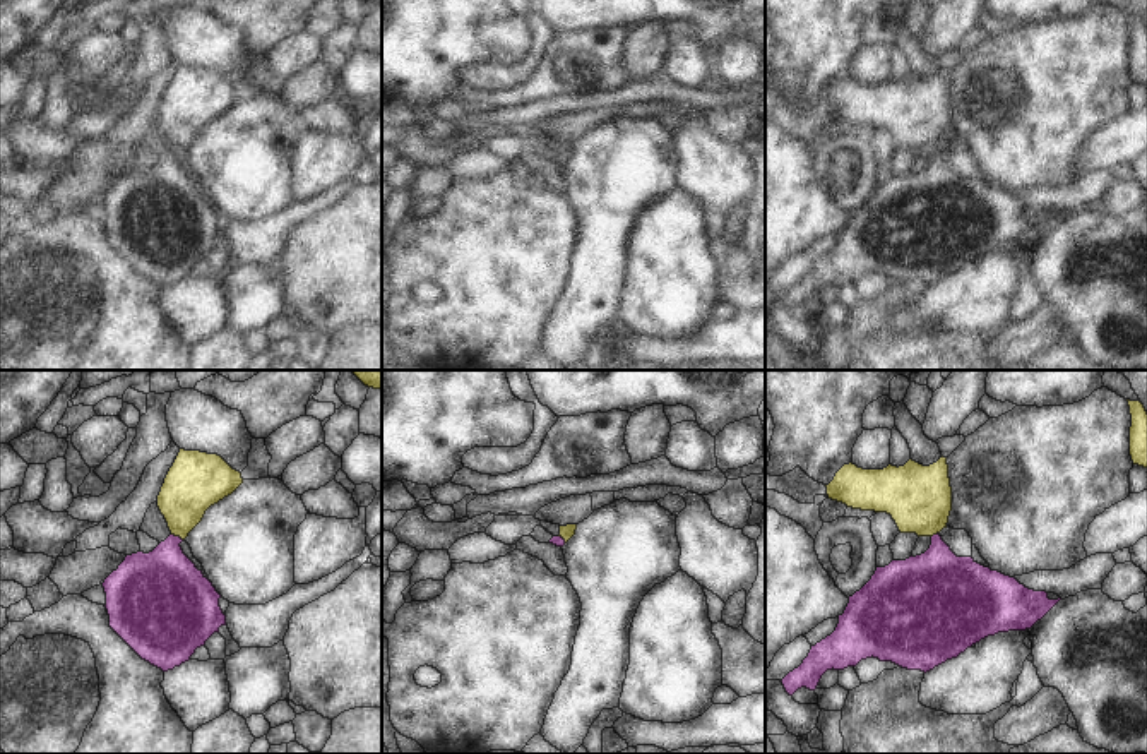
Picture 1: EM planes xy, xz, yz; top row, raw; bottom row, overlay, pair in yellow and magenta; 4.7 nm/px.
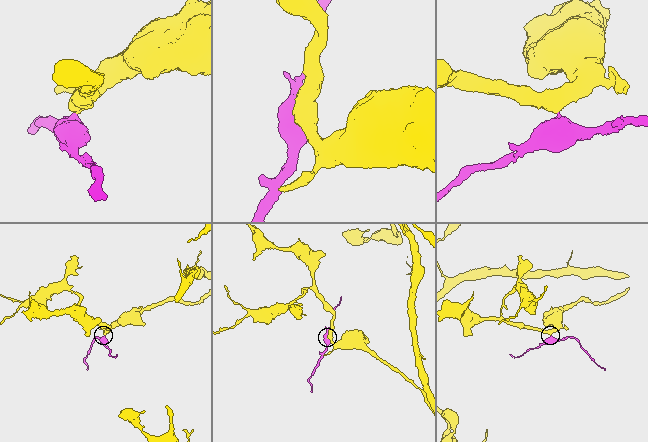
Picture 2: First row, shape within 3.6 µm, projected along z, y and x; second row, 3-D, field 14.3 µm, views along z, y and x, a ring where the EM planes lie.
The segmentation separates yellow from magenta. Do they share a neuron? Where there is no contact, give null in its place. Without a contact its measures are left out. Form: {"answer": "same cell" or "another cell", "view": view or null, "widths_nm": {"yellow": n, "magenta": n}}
{"answer": "another cell", "view": "xy", "widths_nm": {"yellow": 260, "magenta": 360}}

